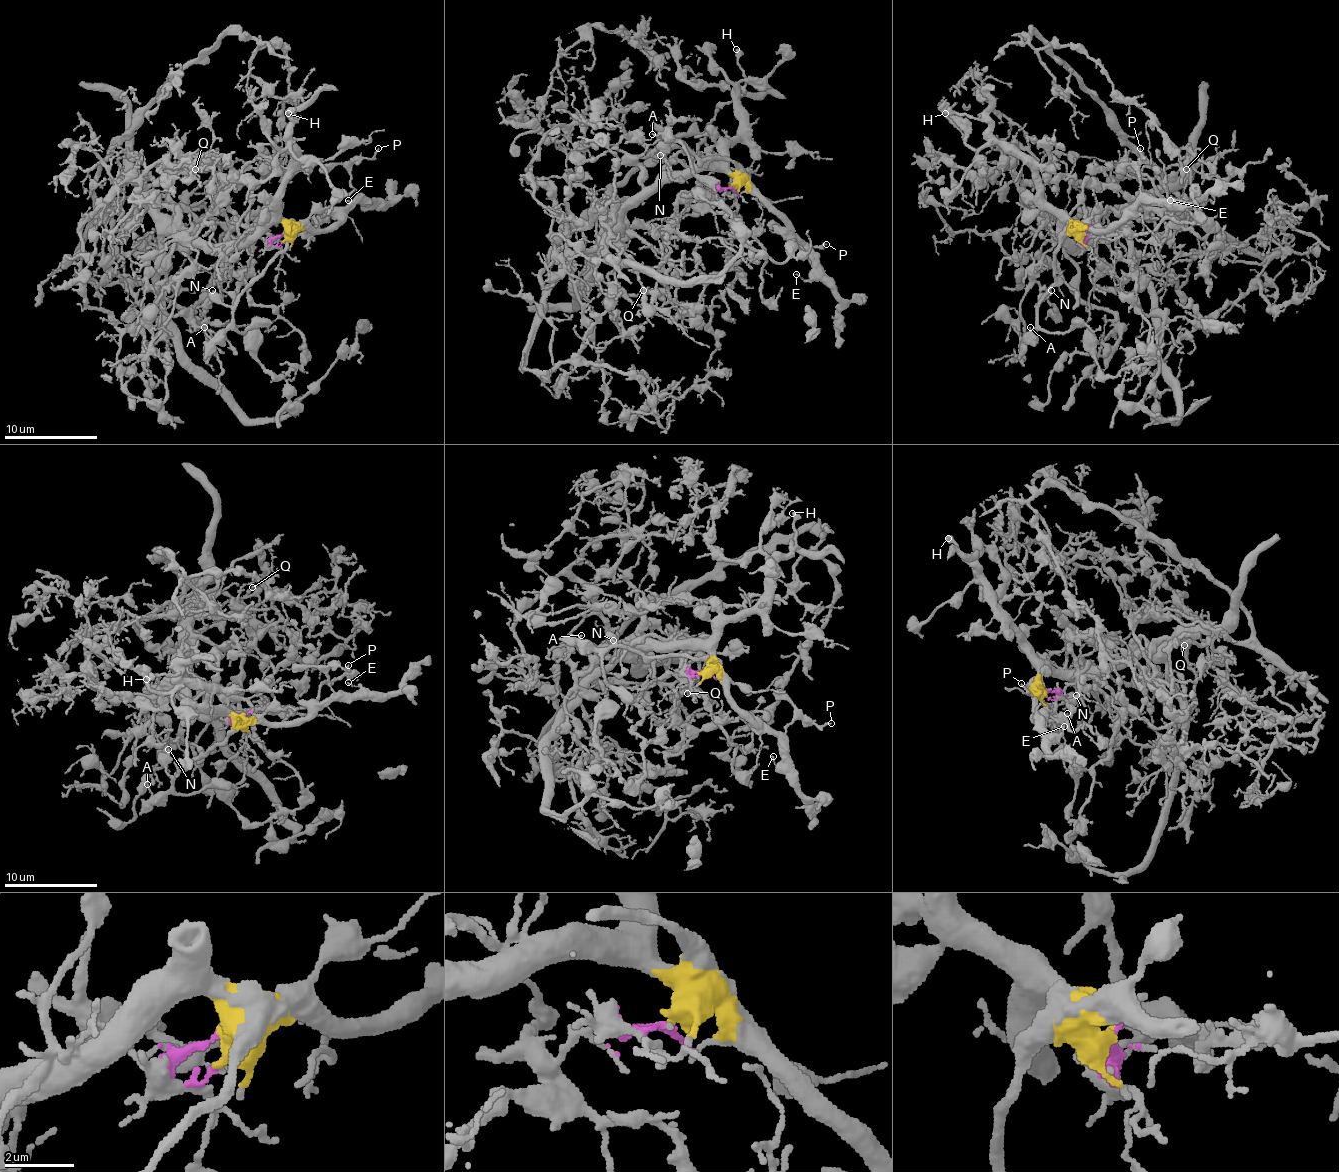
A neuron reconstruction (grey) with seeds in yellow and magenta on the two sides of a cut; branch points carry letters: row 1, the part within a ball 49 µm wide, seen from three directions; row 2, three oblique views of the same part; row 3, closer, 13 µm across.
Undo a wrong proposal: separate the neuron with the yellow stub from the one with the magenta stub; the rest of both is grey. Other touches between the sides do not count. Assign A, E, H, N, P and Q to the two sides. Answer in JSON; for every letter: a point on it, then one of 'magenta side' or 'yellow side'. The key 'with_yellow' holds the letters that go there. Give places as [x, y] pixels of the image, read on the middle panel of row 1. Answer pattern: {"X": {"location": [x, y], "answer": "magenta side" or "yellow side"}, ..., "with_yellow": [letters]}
{"A": {"location": [652, 134], "answer": "yellow side"}, "E": {"location": [796, 274], "answer": "yellow side"}, "H": {"location": [736, 49], "answer": "yellow side"}, "N": {"location": [660, 155], "answer": "yellow side"}, "P": {"location": [826, 244], "answer": "yellow side"}, "Q": {"location": [643, 290], "answer": "magenta side"}, "with_yellow": ["A", "E", "H", "N", "P"]}

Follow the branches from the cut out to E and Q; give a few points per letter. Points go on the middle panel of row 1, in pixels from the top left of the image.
E: (733, 190), (742, 185), (749, 188), (807, 246), (812, 276), (802, 280), (795, 273)
Q: (733, 190), (698, 188), (677, 206), (677, 222), (663, 250), (670, 266), (670, 301), (668, 294), (642, 290)

